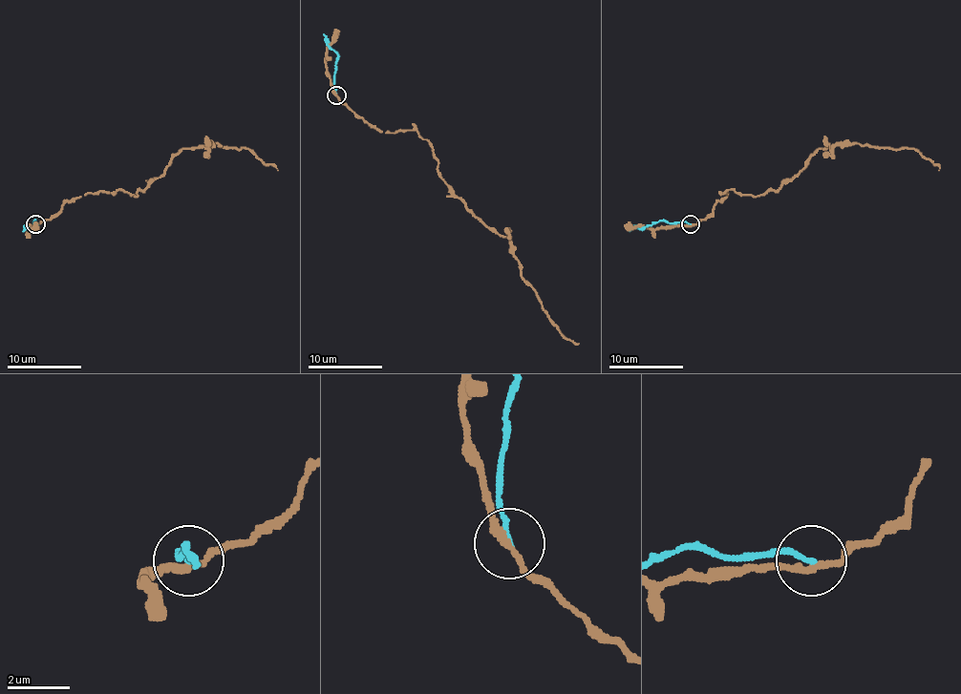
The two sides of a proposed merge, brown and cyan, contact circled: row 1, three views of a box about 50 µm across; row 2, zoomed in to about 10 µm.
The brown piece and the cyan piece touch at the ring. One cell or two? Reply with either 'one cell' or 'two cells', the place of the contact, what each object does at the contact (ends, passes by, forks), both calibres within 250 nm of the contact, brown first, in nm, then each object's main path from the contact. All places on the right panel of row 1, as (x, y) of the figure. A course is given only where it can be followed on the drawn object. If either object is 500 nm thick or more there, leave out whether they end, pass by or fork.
two cells; place (690, 223); brown passes by; cyan ends; calibres 220 and 160 nm; course brown (690, 225), (704, 220), (725, 192), (761, 196), (777, 190), (819, 149), (834, 145), (913, 147), (939, 170); course cyan (690, 223), (656, 221), (629, 230)

